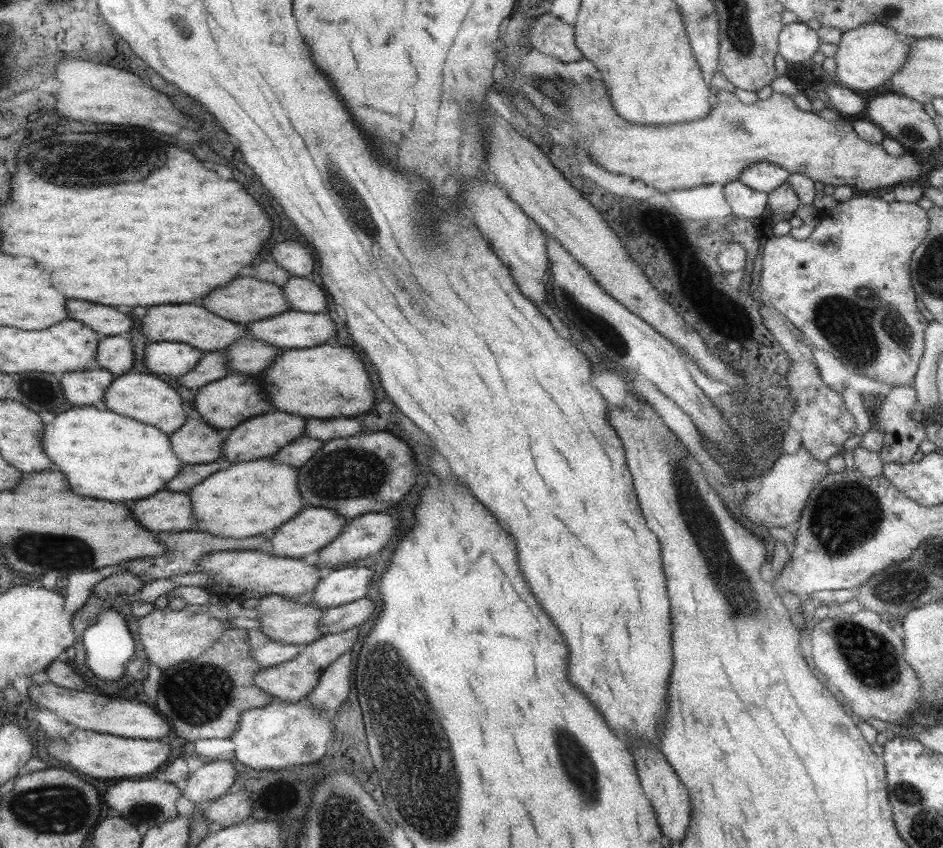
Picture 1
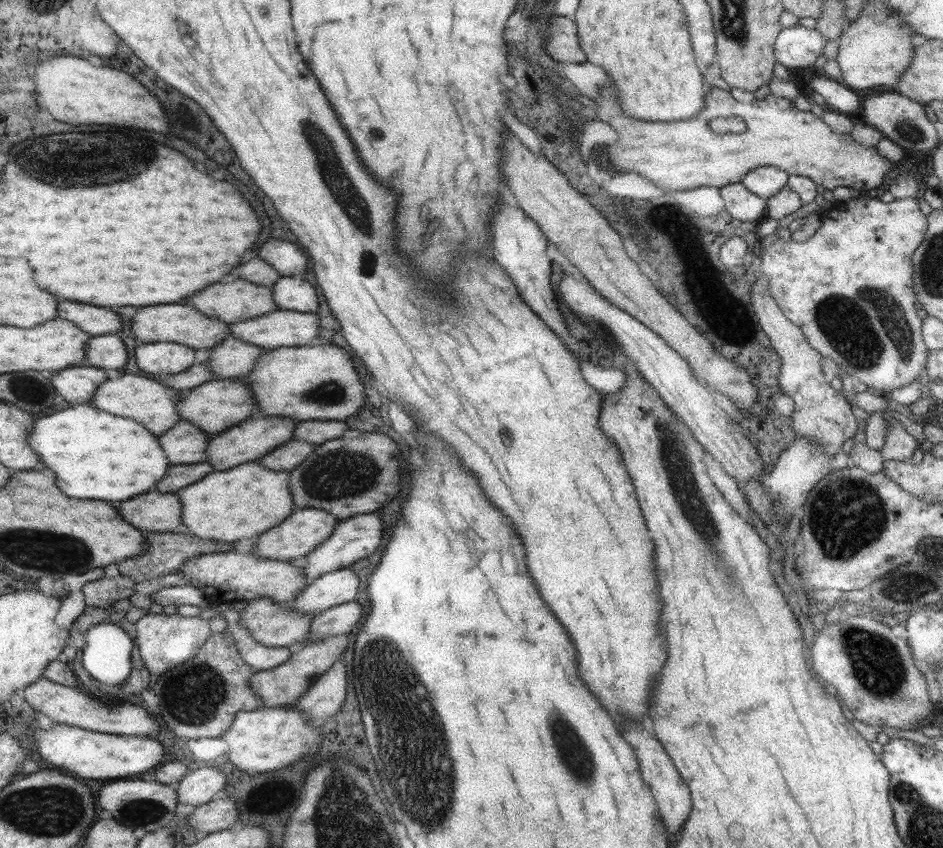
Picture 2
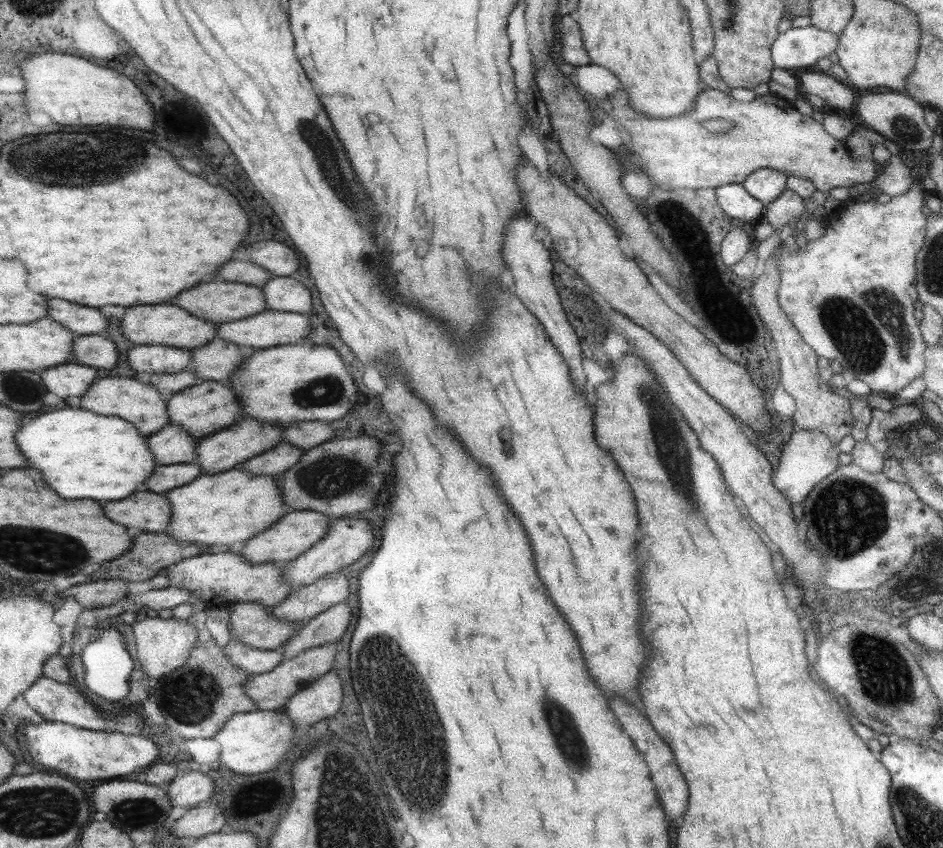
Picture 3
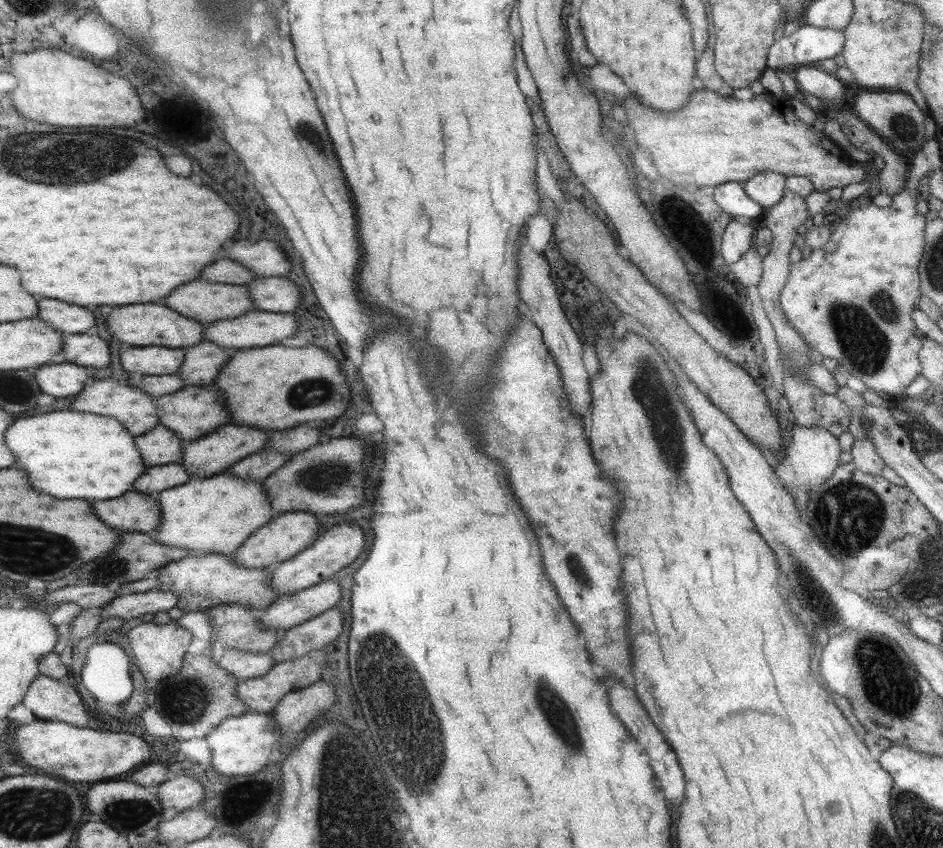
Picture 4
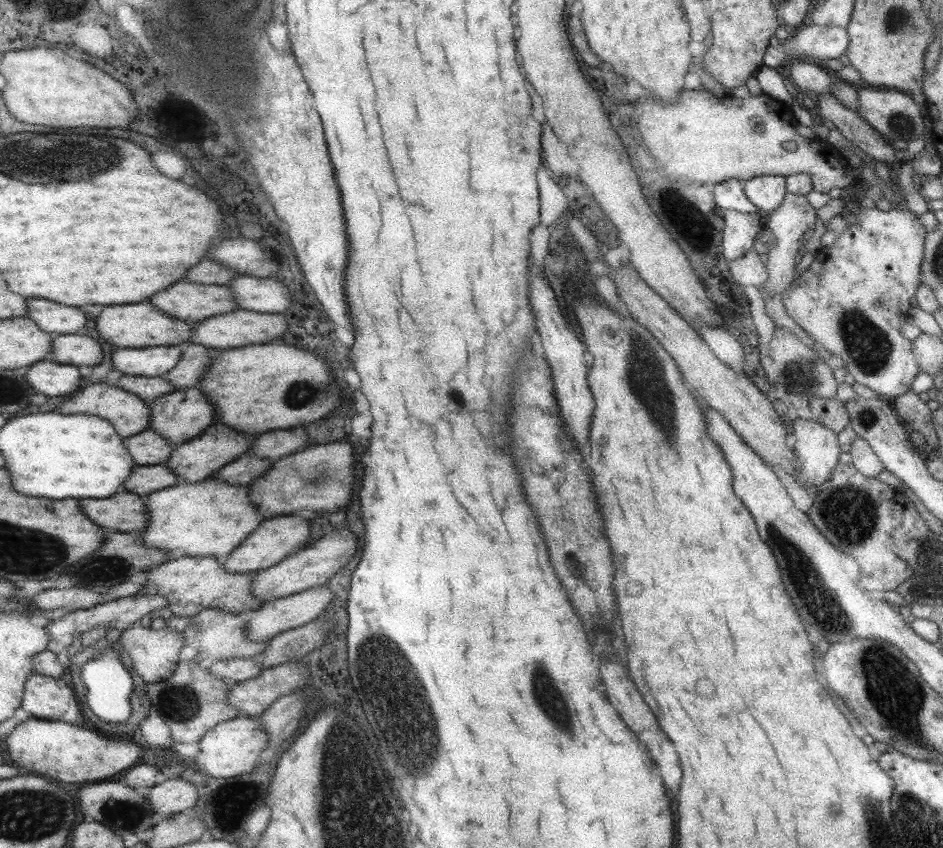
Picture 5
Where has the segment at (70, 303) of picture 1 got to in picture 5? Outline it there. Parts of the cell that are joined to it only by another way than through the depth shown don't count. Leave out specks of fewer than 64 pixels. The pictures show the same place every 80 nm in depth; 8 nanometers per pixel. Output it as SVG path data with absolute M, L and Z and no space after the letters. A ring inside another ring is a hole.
M25 298L25 306L27 314L24 316L31 318L43 332L79 334L85 324L85 314L71 306L61 306L43 298Z

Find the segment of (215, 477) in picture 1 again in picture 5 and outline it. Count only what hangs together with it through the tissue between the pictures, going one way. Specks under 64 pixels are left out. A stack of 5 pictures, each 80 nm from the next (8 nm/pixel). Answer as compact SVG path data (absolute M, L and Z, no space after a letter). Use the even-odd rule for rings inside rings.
M209 477L187 484L177 481L164 489L143 496L147 524L138 533L145 548L168 550L173 558L211 556L222 562L262 521L248 498L246 485L221 482Z

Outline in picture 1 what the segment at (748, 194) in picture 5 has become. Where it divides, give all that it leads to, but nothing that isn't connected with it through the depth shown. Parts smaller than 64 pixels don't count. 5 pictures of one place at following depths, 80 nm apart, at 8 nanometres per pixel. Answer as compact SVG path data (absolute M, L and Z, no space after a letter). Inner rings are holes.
M757 162L747 166L739 175L739 179L745 186L755 192L768 194L781 186L789 176L787 170L767 162Z

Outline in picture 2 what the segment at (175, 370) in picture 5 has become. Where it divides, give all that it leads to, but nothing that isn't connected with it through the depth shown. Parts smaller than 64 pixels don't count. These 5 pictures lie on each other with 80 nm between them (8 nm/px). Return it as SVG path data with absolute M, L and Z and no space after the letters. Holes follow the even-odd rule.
M225 338L219 341L217 346L207 349L204 363L215 378L237 378L249 372L261 350L266 351L260 346L251 346L242 340Z

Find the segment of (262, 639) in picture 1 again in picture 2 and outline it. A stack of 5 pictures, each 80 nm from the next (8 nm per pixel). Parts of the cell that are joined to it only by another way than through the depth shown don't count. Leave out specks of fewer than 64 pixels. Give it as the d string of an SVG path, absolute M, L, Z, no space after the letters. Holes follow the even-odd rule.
M228 602L217 603L215 611L218 610L221 610L221 614L226 620L226 631L232 636L233 645L235 645L240 659L247 666L250 666L254 672L275 668L278 664L285 662L289 655L293 653L294 649L292 647L265 647L255 643L247 630L237 624L239 612L232 610Z

